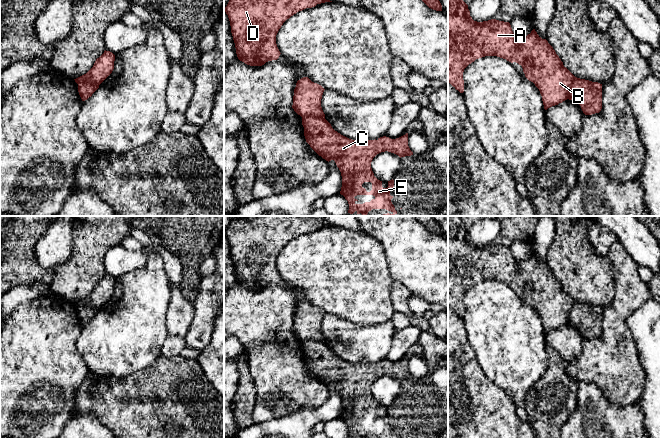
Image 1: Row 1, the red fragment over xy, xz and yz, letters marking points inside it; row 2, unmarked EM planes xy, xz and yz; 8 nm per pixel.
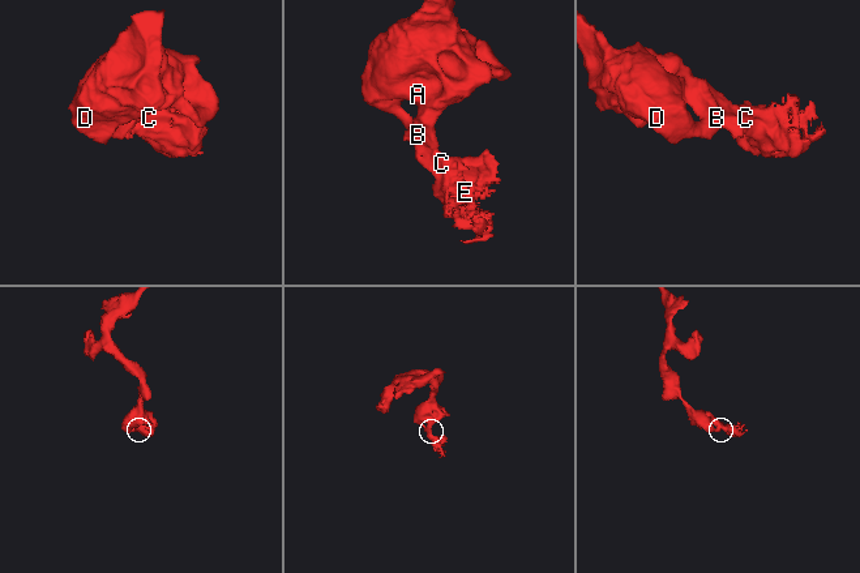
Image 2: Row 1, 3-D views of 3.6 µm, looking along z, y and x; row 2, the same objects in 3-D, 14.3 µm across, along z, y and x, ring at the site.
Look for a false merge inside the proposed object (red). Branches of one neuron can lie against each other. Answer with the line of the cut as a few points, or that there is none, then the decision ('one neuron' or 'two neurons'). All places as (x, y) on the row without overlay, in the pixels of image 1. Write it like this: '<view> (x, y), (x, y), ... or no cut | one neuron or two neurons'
xz (302, 340), (319, 340), (324, 342) | two neurons

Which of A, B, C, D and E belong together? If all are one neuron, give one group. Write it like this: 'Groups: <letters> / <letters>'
Groups: A B D / C E

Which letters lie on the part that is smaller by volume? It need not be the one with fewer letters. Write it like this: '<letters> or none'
C, E

